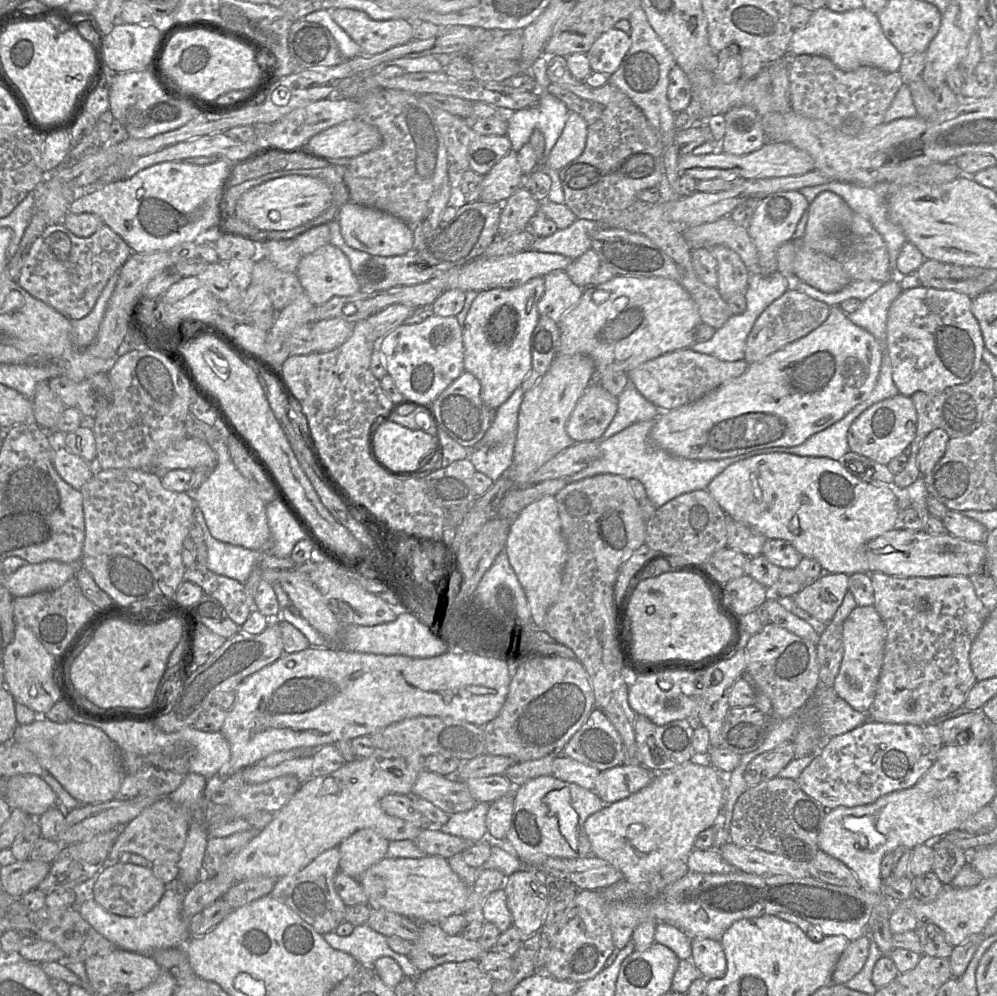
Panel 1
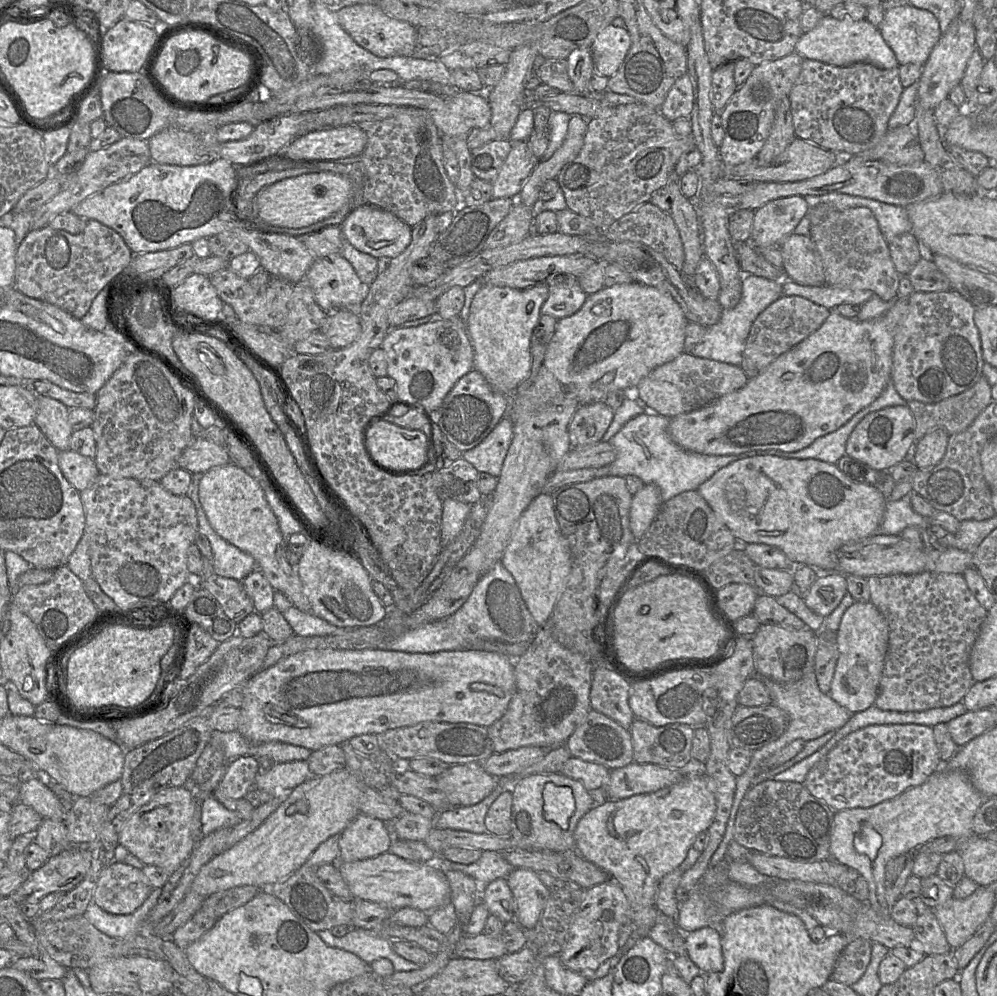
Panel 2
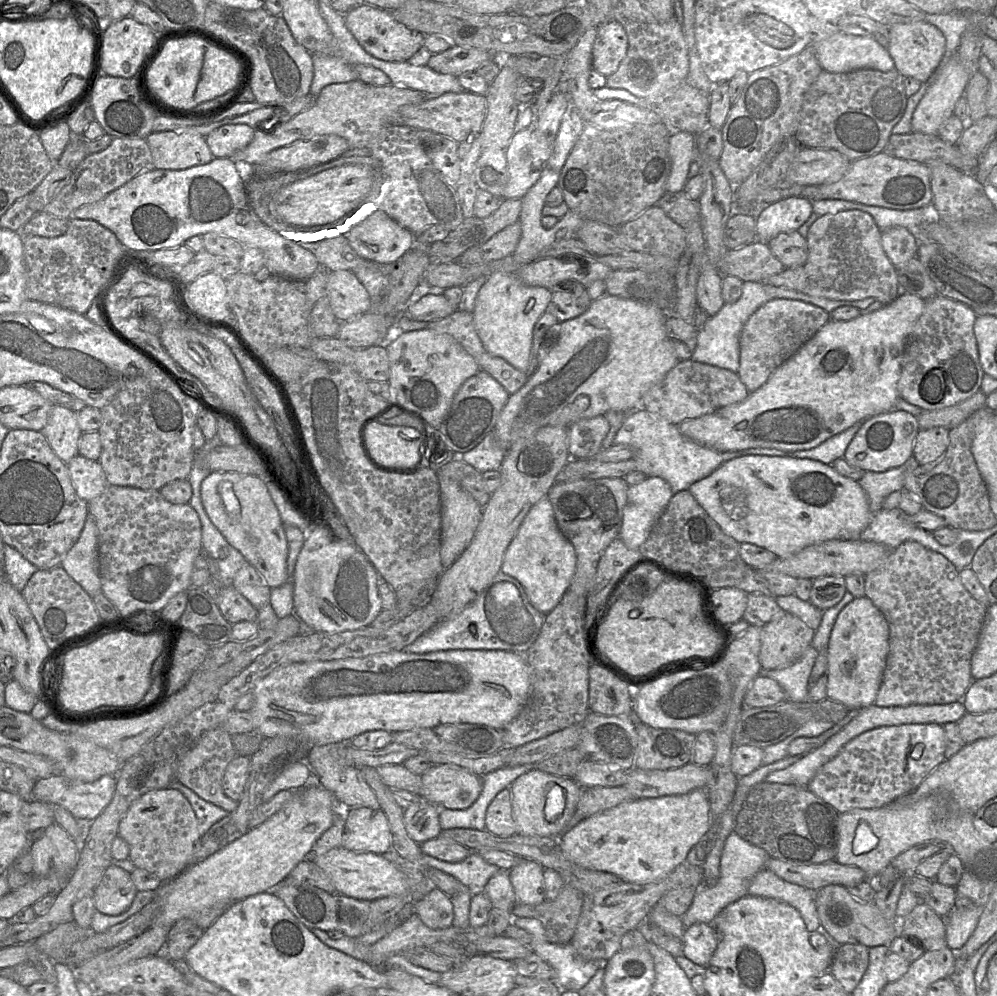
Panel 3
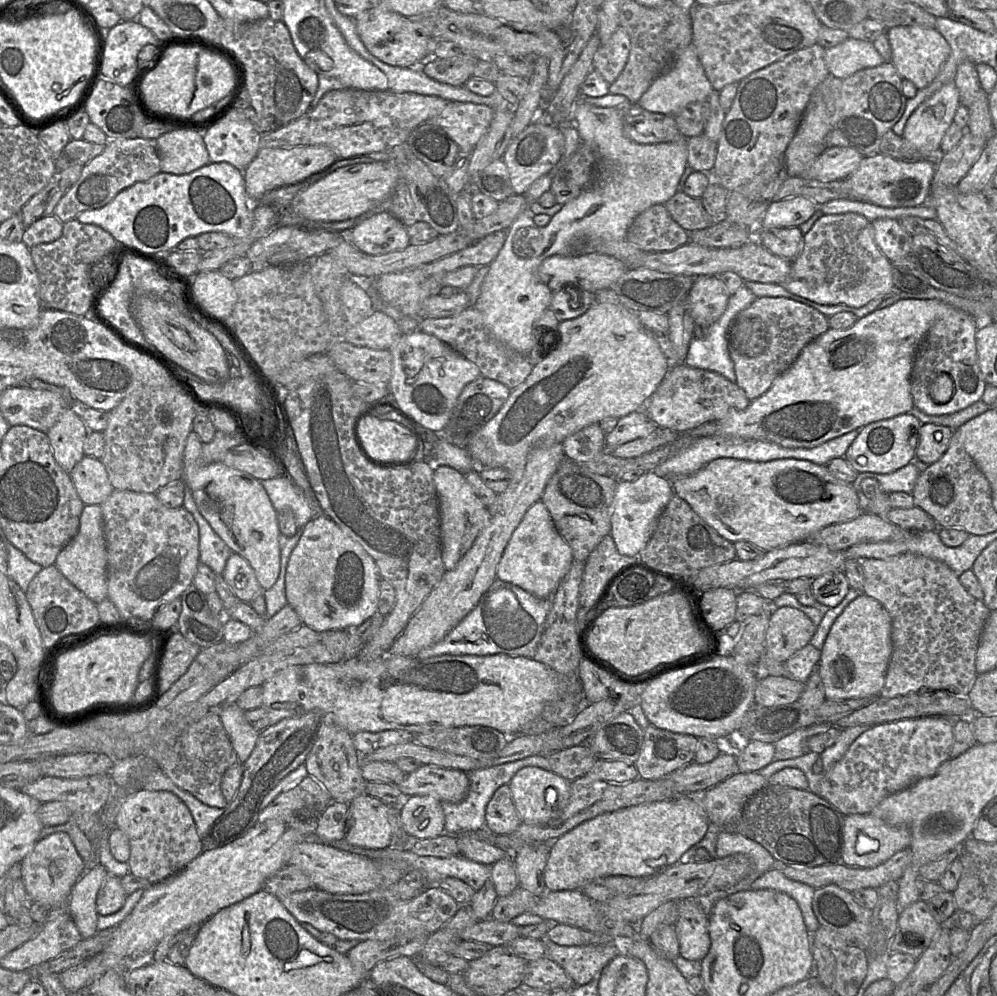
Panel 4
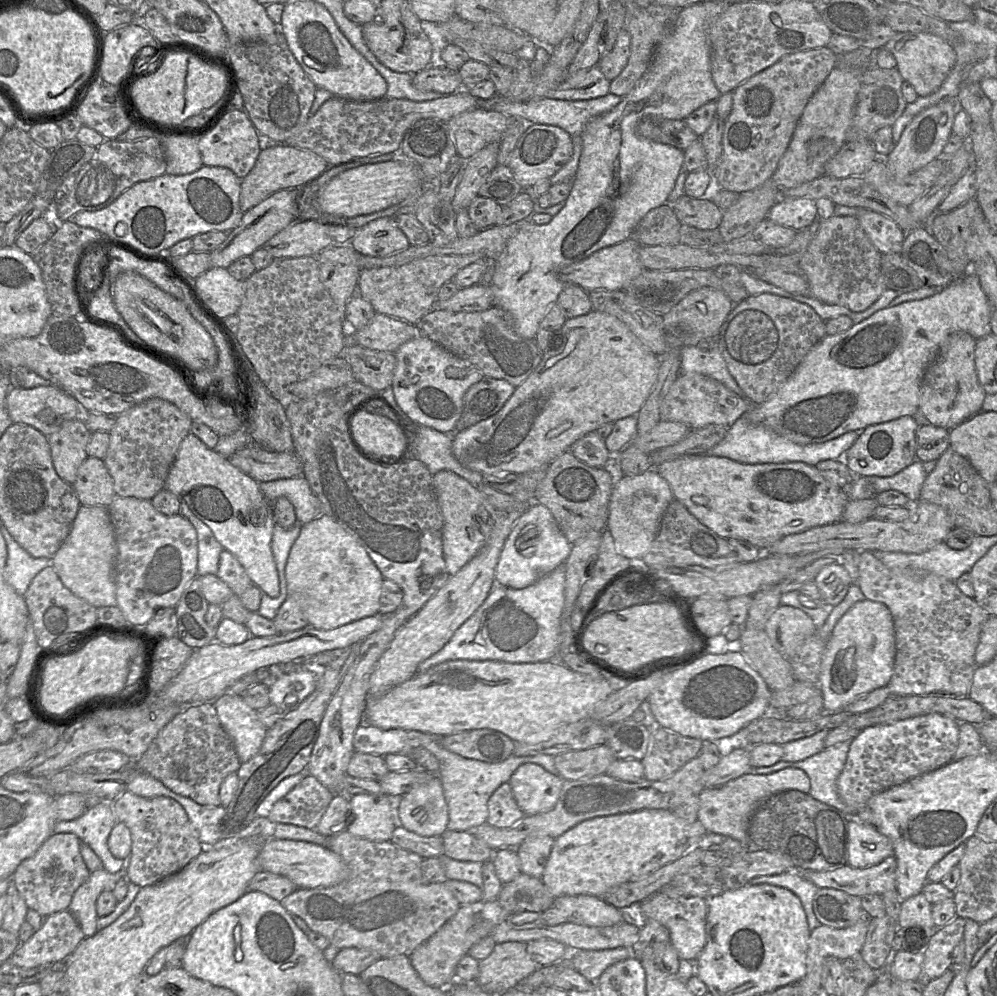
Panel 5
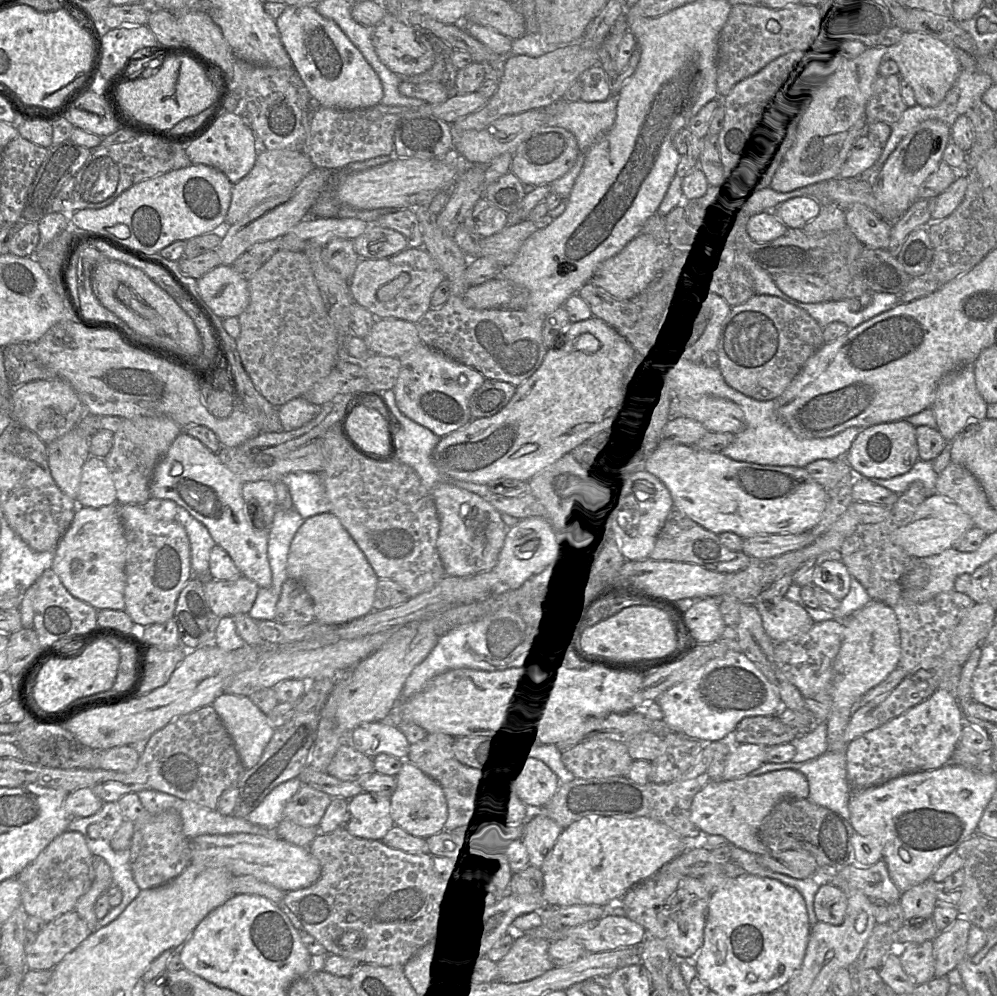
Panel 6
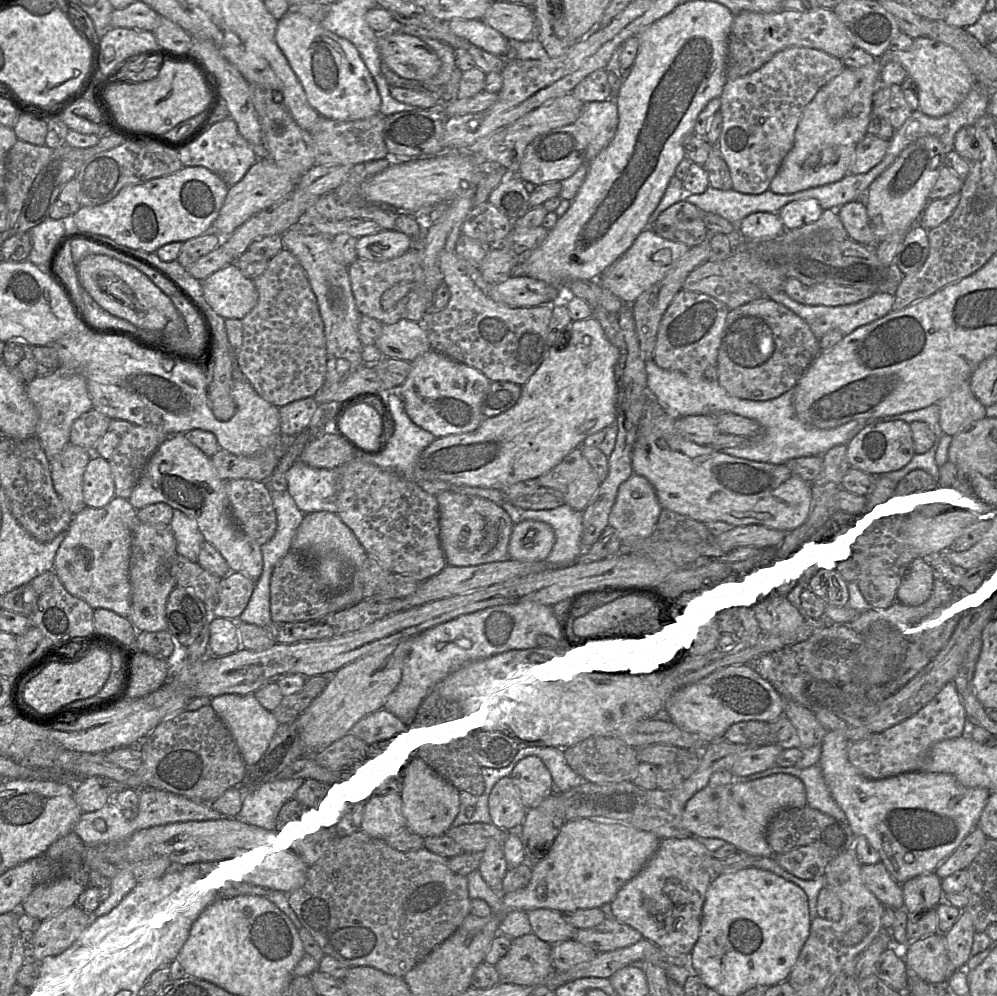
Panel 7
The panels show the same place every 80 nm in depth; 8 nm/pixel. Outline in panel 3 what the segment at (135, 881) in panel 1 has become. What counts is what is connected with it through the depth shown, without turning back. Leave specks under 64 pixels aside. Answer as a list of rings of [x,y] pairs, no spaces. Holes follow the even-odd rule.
[[[111,865],[103,873],[94,891],[94,906],[102,914],[117,916],[130,908],[137,893],[131,874]]]

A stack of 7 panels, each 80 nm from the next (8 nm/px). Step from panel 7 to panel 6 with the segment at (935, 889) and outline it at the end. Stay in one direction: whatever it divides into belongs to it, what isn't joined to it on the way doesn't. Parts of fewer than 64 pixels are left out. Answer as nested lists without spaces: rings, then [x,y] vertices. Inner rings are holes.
[[[929,878],[903,892],[899,902],[904,921],[918,917],[927,919],[933,916],[934,909],[938,905],[937,892],[941,884]]]

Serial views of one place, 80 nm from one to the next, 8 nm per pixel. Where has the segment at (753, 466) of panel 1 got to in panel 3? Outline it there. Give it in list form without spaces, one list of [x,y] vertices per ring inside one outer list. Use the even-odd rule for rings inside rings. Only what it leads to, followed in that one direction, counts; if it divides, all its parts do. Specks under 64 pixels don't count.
[[[764,455],[733,458],[722,463],[709,476],[692,484],[688,491],[725,534],[735,539],[739,544],[749,543],[756,545],[774,553],[778,558],[787,558],[808,546],[820,544],[829,540],[859,540],[862,532],[869,526],[872,520],[869,499],[862,486],[857,481],[840,475],[832,467],[832,465],[827,465],[812,459],[797,459]]]

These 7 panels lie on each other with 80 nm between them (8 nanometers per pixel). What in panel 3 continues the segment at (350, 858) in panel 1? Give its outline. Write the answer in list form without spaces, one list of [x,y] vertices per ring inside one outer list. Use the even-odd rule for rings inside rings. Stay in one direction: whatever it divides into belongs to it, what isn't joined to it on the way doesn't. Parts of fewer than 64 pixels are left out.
[[[349,808],[342,846],[359,853],[382,855],[389,851],[392,847],[392,836],[384,811],[381,808]]]

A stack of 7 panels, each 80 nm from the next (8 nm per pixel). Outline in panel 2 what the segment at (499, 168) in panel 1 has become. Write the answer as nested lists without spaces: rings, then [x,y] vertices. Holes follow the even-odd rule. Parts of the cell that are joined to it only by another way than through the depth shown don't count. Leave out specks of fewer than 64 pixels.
[[[527,140],[511,142],[510,151],[498,175],[491,183],[492,199],[517,198],[536,164],[540,161],[530,150]]]

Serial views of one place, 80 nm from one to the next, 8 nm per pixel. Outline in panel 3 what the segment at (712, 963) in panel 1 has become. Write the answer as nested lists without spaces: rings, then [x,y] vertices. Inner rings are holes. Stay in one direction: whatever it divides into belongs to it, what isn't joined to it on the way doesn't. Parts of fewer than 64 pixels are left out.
[[[695,923],[683,935],[683,955],[701,967],[707,967],[714,955],[719,935],[712,924]]]

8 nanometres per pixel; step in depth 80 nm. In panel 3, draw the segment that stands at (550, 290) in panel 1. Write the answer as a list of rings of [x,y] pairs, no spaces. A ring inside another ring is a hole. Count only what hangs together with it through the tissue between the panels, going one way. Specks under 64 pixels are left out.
[[[567,280],[561,283],[561,290],[553,290],[546,312],[557,317],[560,322],[582,315],[590,306],[587,288],[579,282]]]

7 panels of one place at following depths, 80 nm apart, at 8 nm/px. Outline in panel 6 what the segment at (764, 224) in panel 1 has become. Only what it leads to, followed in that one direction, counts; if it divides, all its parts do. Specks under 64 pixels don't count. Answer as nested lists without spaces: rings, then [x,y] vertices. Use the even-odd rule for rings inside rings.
[[[794,197],[778,205],[773,213],[789,229],[802,229],[817,217],[820,203],[813,197]]]

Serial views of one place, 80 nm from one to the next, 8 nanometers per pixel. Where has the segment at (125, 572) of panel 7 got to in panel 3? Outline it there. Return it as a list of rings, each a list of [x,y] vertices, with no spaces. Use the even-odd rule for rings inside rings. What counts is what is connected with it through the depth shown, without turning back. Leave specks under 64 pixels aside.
[[[89,512],[77,542],[67,552],[60,566],[91,598],[102,591],[98,567],[98,529]]]

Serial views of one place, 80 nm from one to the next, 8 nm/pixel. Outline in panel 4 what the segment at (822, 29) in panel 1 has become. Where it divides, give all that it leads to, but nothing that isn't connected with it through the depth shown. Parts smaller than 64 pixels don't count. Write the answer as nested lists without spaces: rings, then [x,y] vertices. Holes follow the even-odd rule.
[[[847,38],[842,43],[825,49],[825,63],[829,74],[846,78],[854,73],[884,63],[872,42]]]

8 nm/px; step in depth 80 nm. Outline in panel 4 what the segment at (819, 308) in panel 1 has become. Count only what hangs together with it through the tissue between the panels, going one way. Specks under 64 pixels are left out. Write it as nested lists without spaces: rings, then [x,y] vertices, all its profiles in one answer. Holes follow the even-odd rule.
[[[757,297],[731,320],[726,330],[736,384],[750,401],[760,397],[793,364],[803,348],[828,328],[828,317],[807,304],[783,297]]]

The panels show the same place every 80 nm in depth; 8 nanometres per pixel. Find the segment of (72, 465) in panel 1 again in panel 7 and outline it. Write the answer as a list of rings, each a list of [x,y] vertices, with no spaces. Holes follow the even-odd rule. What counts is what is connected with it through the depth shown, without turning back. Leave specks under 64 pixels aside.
[[[94,454],[83,475],[83,498],[86,506],[102,508],[115,497],[114,479],[109,460]]]

